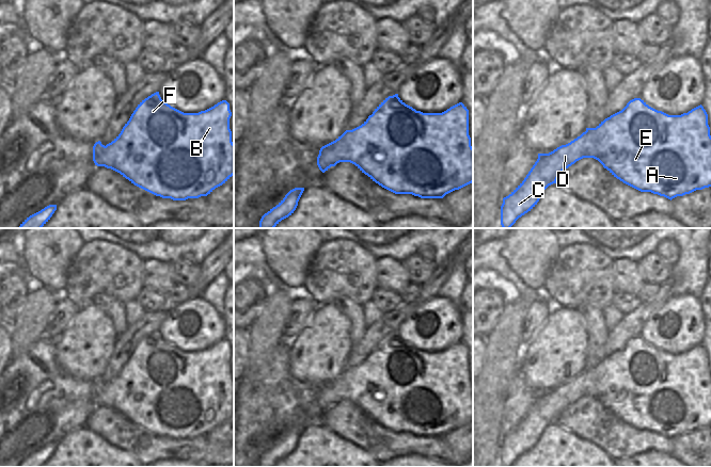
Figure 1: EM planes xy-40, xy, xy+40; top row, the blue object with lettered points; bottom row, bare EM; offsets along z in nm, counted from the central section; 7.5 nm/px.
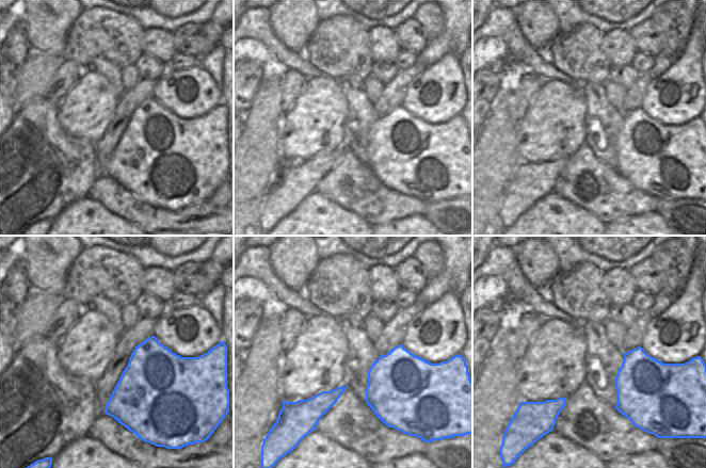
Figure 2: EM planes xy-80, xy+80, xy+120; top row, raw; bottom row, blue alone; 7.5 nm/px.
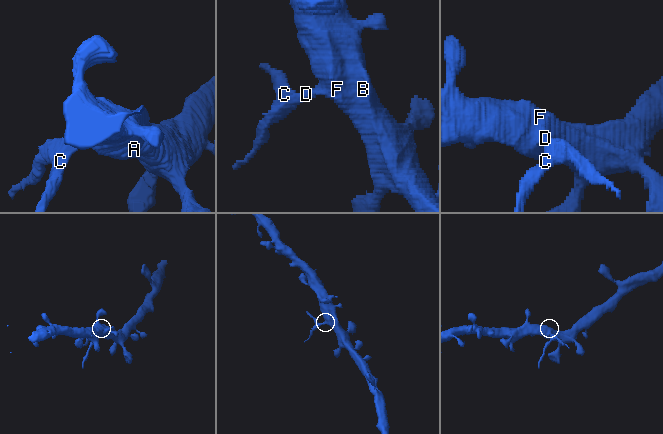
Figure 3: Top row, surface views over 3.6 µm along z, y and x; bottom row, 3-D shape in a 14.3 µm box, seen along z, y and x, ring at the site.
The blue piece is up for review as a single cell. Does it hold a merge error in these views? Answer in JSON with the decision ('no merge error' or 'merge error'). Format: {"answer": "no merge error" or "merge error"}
{"answer": "merge error"}

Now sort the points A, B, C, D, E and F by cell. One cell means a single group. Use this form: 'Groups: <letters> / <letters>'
Groups: A B E F / C D

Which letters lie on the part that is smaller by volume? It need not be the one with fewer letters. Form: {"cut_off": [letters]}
{"cut_off": ["C", "D"]}

